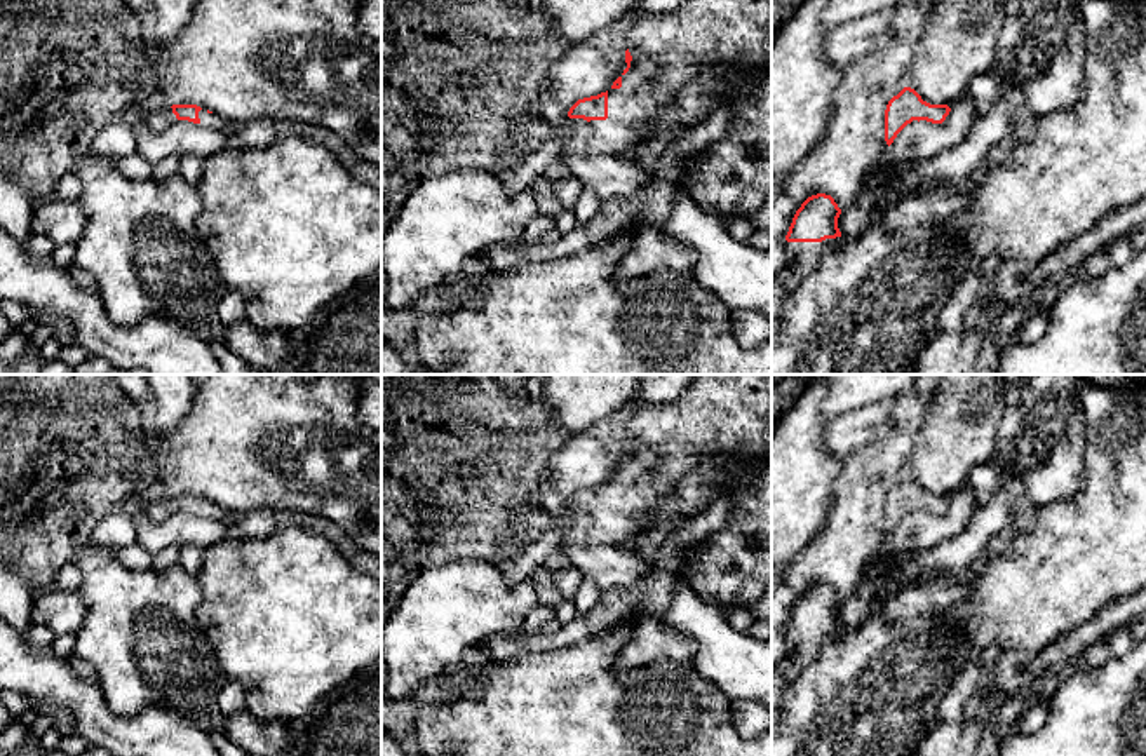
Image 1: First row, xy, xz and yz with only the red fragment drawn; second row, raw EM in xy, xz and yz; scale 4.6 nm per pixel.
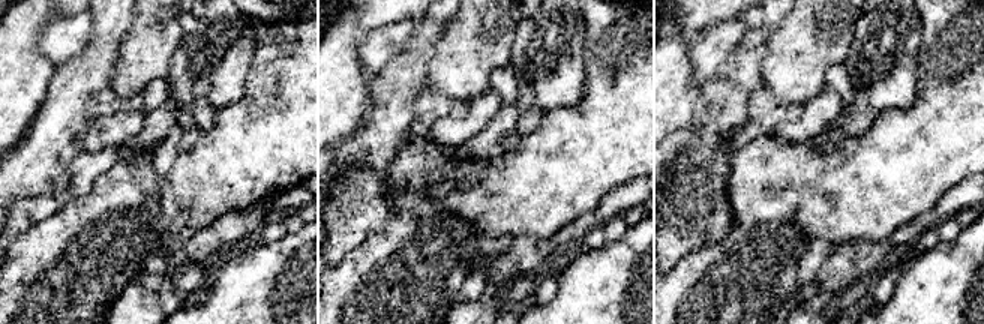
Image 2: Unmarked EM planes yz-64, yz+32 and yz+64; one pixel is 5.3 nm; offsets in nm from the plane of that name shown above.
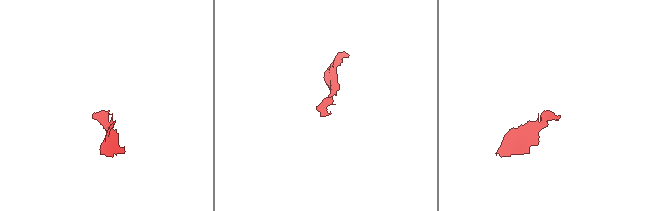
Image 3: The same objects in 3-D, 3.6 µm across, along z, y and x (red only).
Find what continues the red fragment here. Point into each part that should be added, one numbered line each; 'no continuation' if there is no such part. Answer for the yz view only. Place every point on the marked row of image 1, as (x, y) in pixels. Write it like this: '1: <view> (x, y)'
1: yz (803, 256)

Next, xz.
1: xz (669, 51)

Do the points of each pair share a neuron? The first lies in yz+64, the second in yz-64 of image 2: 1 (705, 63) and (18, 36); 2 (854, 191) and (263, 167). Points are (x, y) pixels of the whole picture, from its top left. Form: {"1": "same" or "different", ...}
{"1": "different", "2": "same"}

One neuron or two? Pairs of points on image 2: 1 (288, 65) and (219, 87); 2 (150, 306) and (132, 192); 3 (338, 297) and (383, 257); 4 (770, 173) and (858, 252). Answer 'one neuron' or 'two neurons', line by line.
1: two neurons
2: two neurons
3: one neuron
4: two neurons

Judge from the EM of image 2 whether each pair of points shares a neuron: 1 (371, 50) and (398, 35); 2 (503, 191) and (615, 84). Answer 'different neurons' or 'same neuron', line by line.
1: same neuron
2: same neuron

